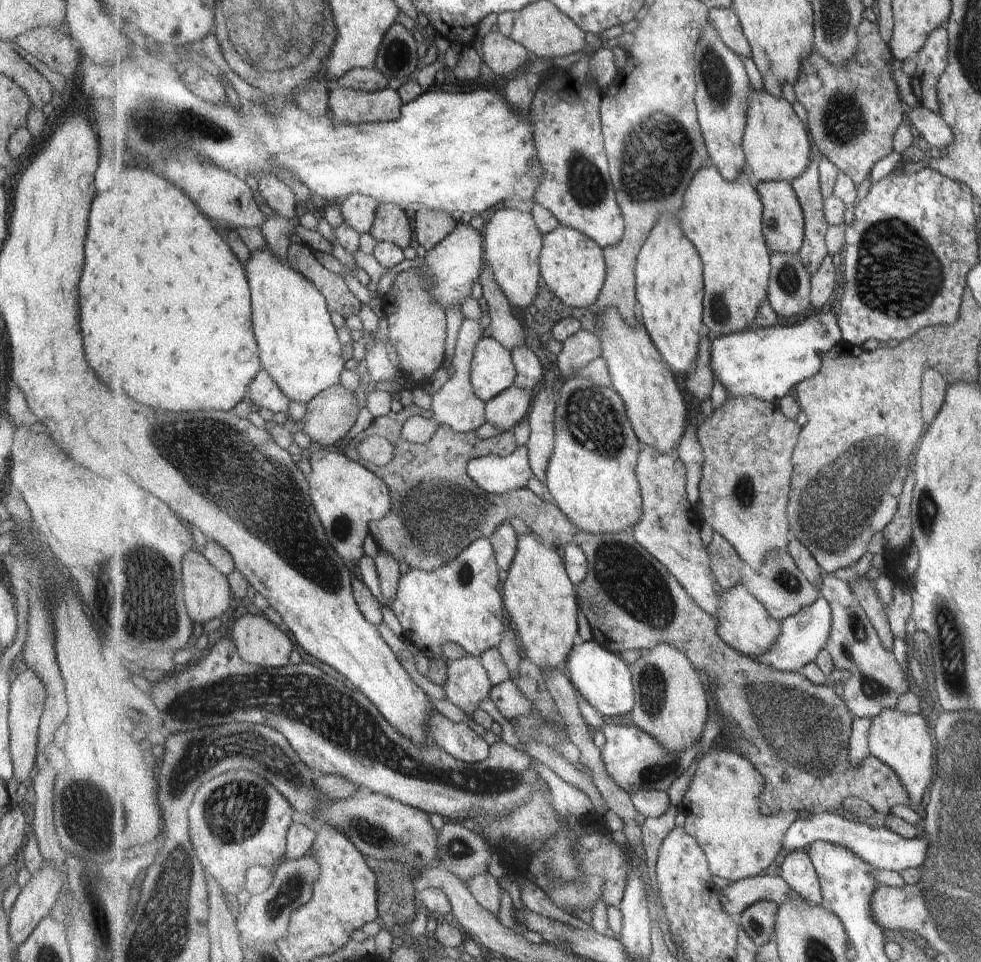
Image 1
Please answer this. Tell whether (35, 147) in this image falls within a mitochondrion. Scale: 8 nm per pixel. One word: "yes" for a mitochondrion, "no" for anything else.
no

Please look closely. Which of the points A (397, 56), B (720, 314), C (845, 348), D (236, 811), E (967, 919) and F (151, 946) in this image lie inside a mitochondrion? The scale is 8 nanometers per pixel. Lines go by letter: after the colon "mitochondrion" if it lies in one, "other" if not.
A: mitochondrion
B: mitochondrion
C: other
D: mitochondrion
E: mitochondrion
F: mitochondrion

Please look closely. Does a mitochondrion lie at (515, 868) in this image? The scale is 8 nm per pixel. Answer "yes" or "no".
no

